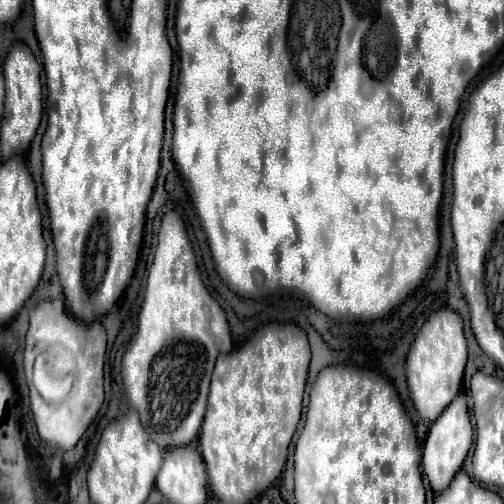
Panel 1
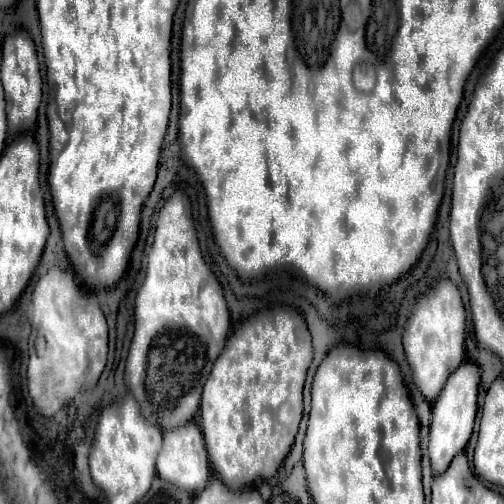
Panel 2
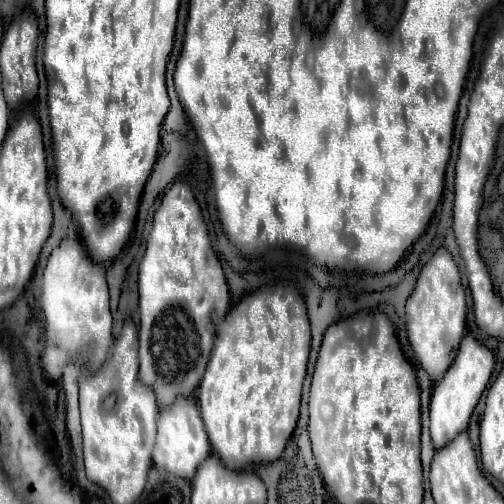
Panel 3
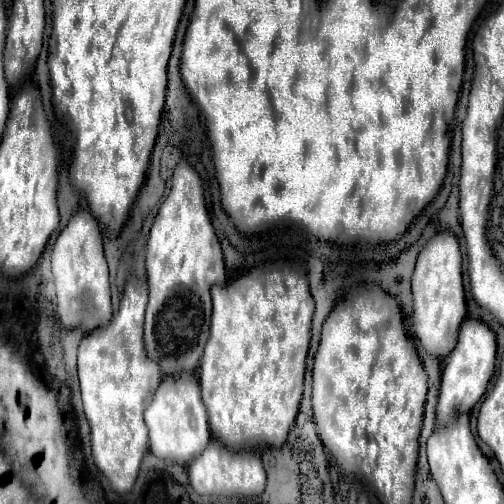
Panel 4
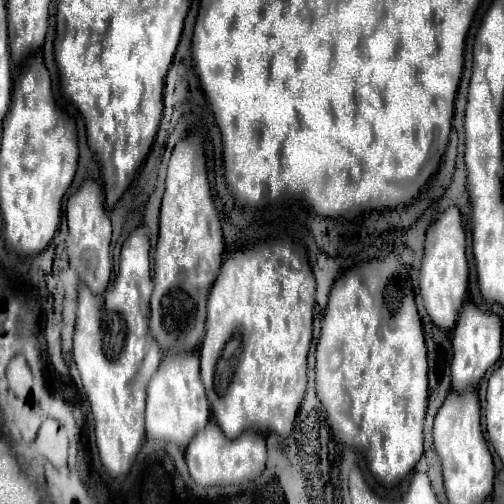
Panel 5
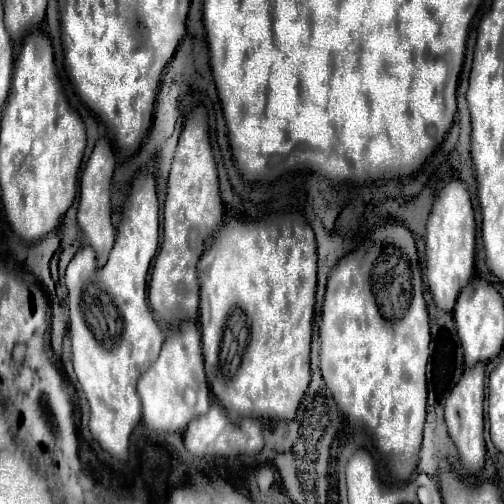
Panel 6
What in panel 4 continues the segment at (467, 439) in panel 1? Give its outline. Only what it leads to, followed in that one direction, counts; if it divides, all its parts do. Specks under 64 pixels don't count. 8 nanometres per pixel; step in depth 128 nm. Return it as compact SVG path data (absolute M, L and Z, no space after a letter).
M466 318L464 324L460 326L460 340L456 342L456 348L448 354L448 360L444 360L442 388L440 388L438 406L436 406L436 424L446 424L454 416L458 416L462 412L470 412L474 408L474 404L486 392L488 380L494 372L494 364L496 364L494 332L482 320Z

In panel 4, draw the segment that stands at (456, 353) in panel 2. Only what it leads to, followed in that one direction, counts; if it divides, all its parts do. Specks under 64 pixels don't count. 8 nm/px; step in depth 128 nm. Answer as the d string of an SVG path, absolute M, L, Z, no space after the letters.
M450 228L440 230L438 236L430 238L428 244L418 254L416 270L412 274L412 294L414 294L412 330L416 338L430 354L446 358L454 348L458 338L458 328L466 318L460 242Z

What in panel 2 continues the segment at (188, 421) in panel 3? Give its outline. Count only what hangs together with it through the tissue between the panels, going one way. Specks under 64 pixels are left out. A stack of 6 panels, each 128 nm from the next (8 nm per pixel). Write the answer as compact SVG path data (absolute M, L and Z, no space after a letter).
M196 422L184 424L184 428L172 428L172 432L164 432L164 442L156 460L156 470L162 480L176 484L190 494L196 494L206 486L212 470L208 464L208 450Z

